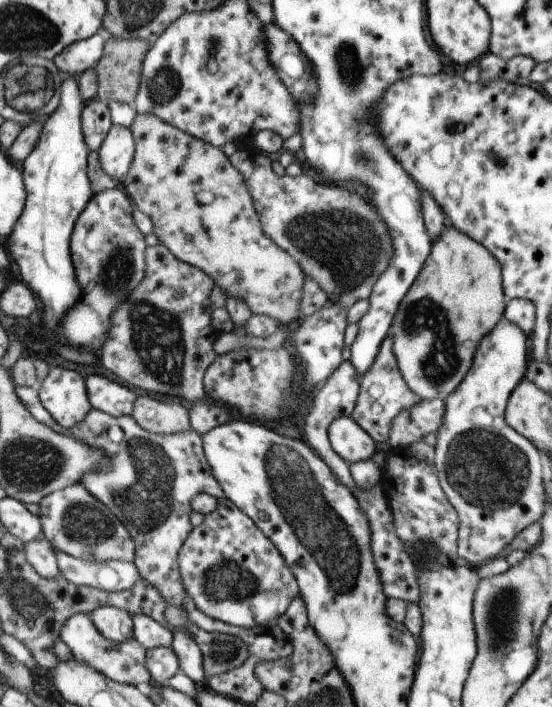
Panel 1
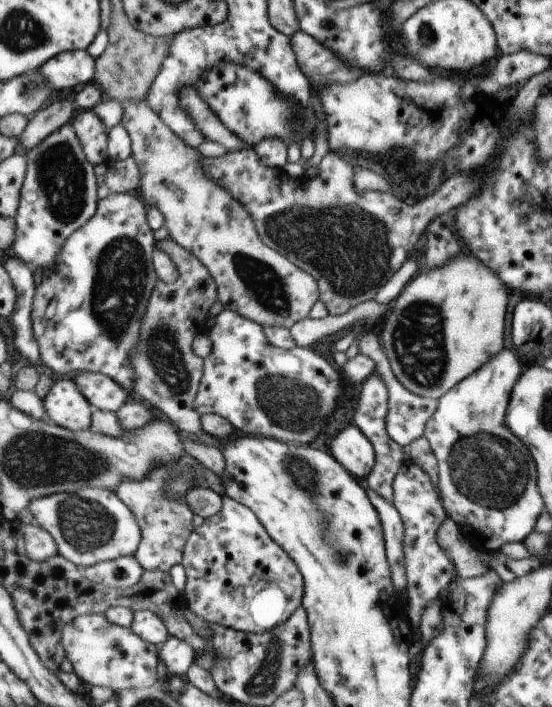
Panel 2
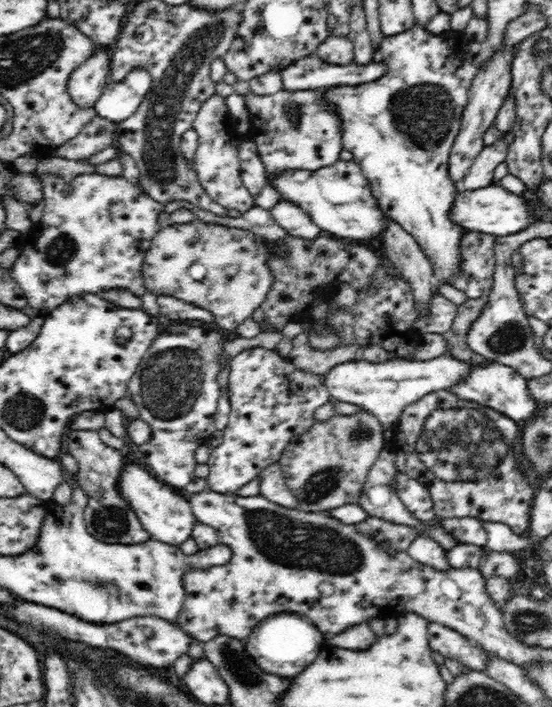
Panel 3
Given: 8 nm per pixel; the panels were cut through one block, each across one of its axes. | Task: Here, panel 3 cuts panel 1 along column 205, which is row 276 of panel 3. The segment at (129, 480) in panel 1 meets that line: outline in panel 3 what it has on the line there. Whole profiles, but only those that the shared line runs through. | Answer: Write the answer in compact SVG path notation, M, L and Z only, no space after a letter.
M468 232L460 244L463 255L463 272L454 280L454 287L464 291L468 298L486 298L492 290L496 260L494 257L495 237L484 232Z

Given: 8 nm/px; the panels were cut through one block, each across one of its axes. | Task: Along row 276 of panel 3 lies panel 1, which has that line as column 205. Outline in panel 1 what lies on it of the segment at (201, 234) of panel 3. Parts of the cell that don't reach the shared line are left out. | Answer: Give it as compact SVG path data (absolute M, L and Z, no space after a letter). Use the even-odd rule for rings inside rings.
M136 114L130 126L135 142L133 160L123 176L122 191L134 209L151 220L152 233L159 244L167 248L174 258L205 272L226 296L241 300L252 314L263 314L274 319L281 327L290 326L300 317L299 300L303 286L303 272L287 252L281 250L262 234L262 224L253 208L241 174L229 164L219 148L203 143L185 132L161 122L149 114ZM208 190L213 194L209 204L197 202L197 192Z

